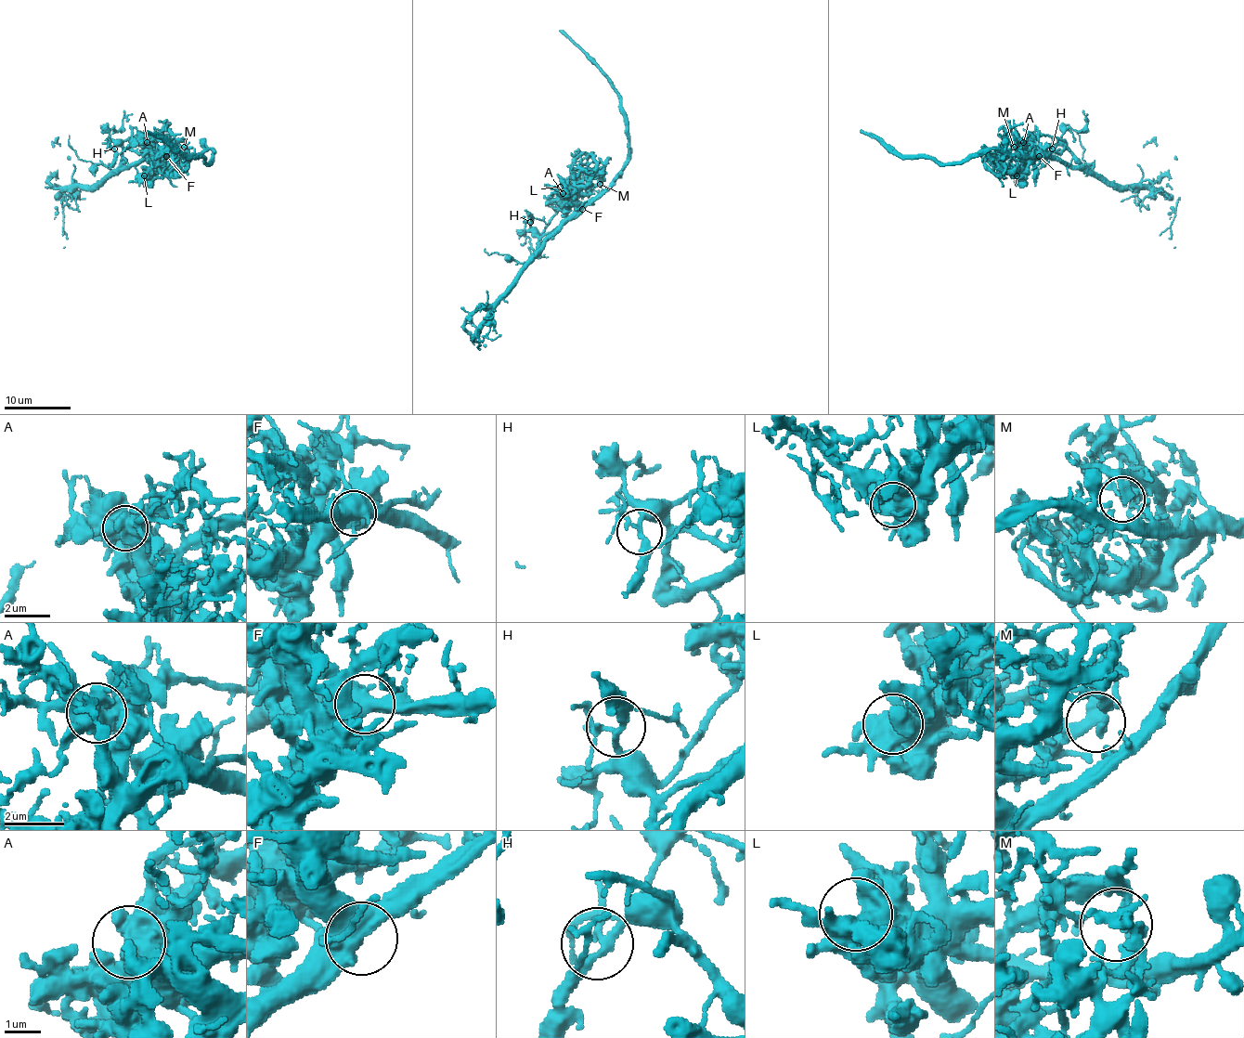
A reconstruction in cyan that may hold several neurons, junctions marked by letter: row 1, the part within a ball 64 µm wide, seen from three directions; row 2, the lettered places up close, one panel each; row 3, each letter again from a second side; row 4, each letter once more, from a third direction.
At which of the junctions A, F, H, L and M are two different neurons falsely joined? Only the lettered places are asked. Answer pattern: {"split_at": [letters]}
{"split_at": ["F"]}

